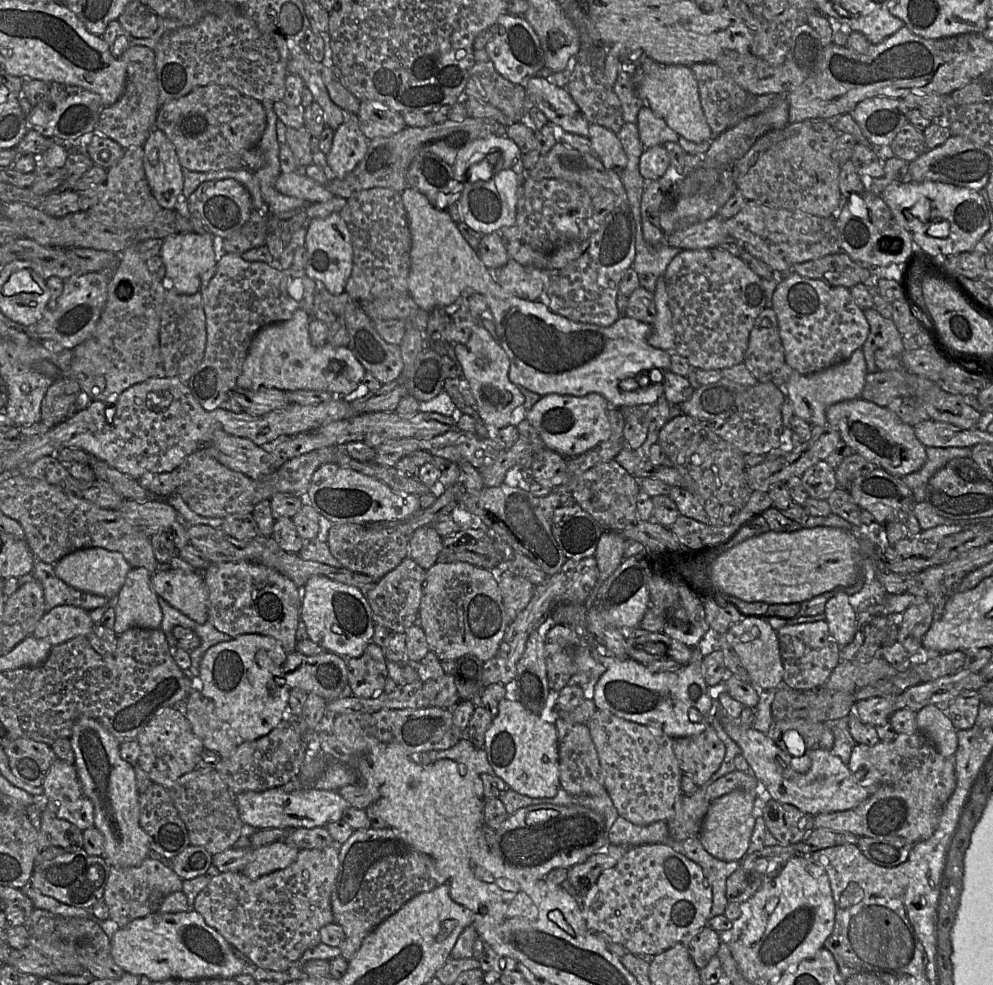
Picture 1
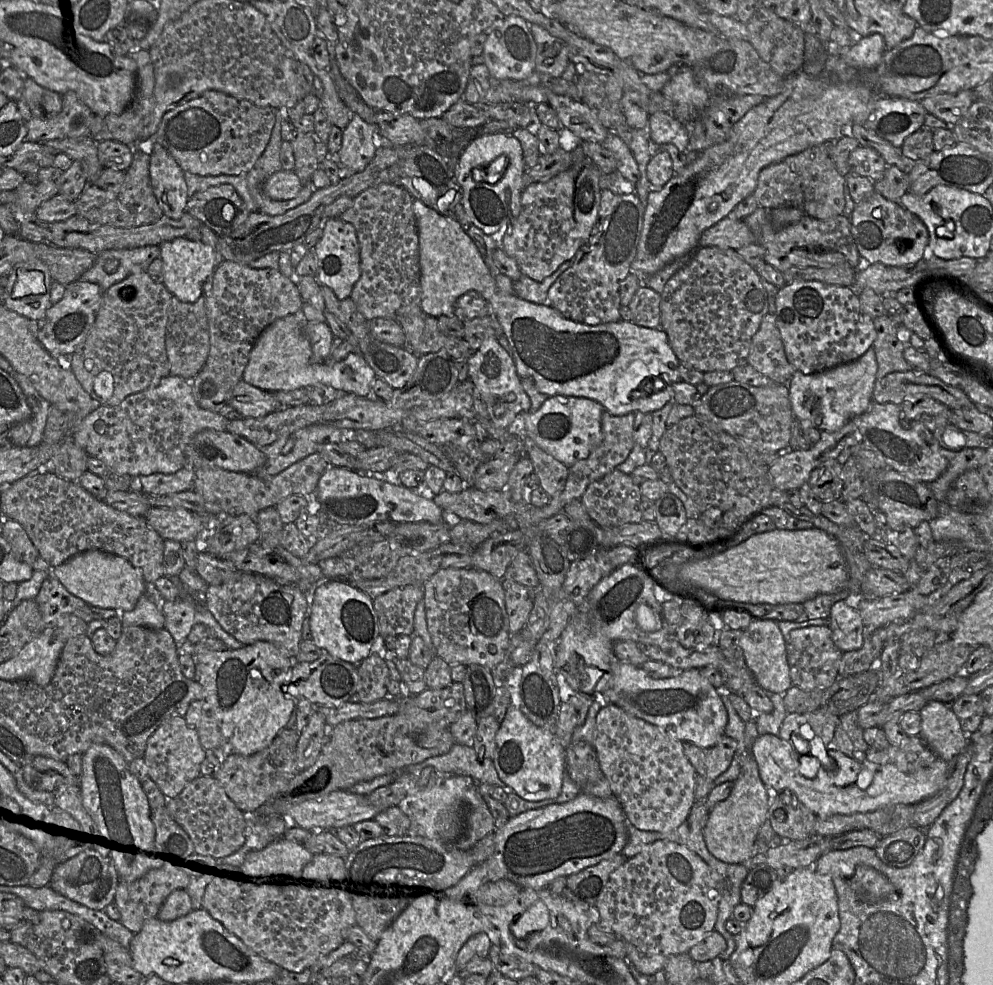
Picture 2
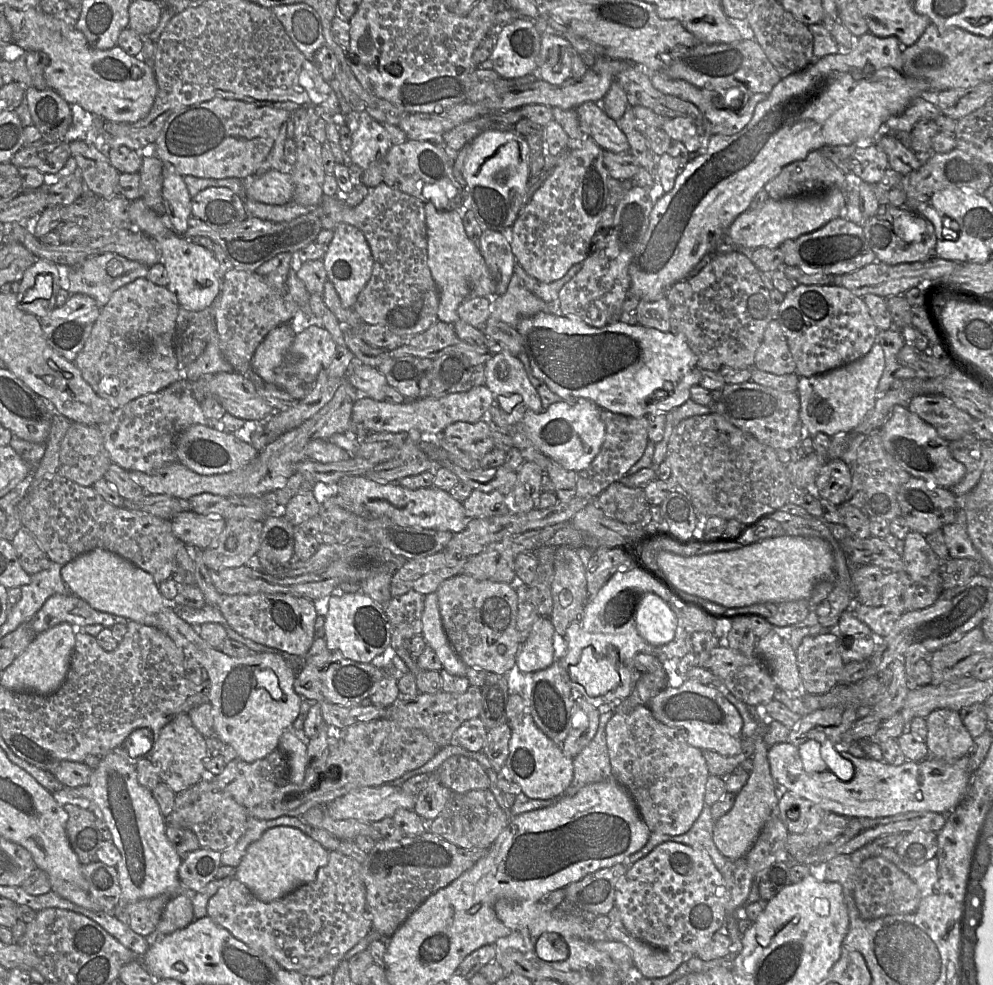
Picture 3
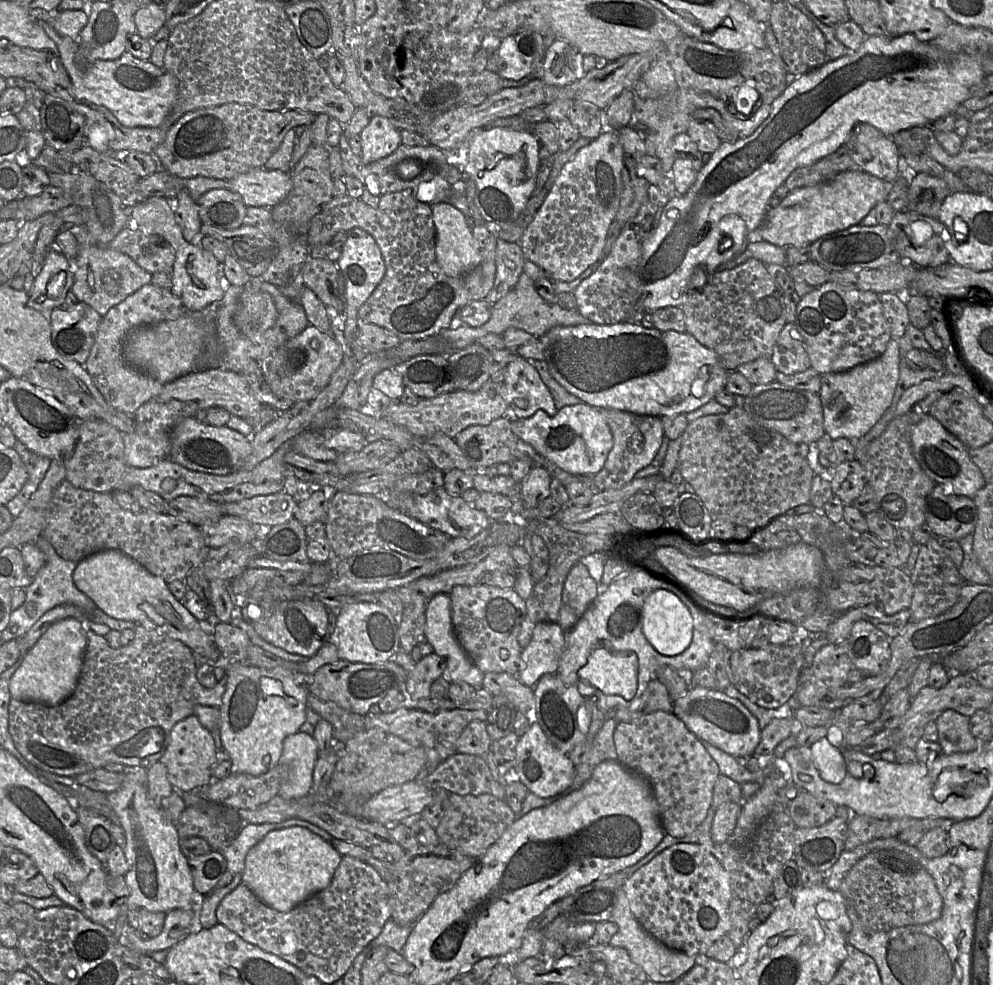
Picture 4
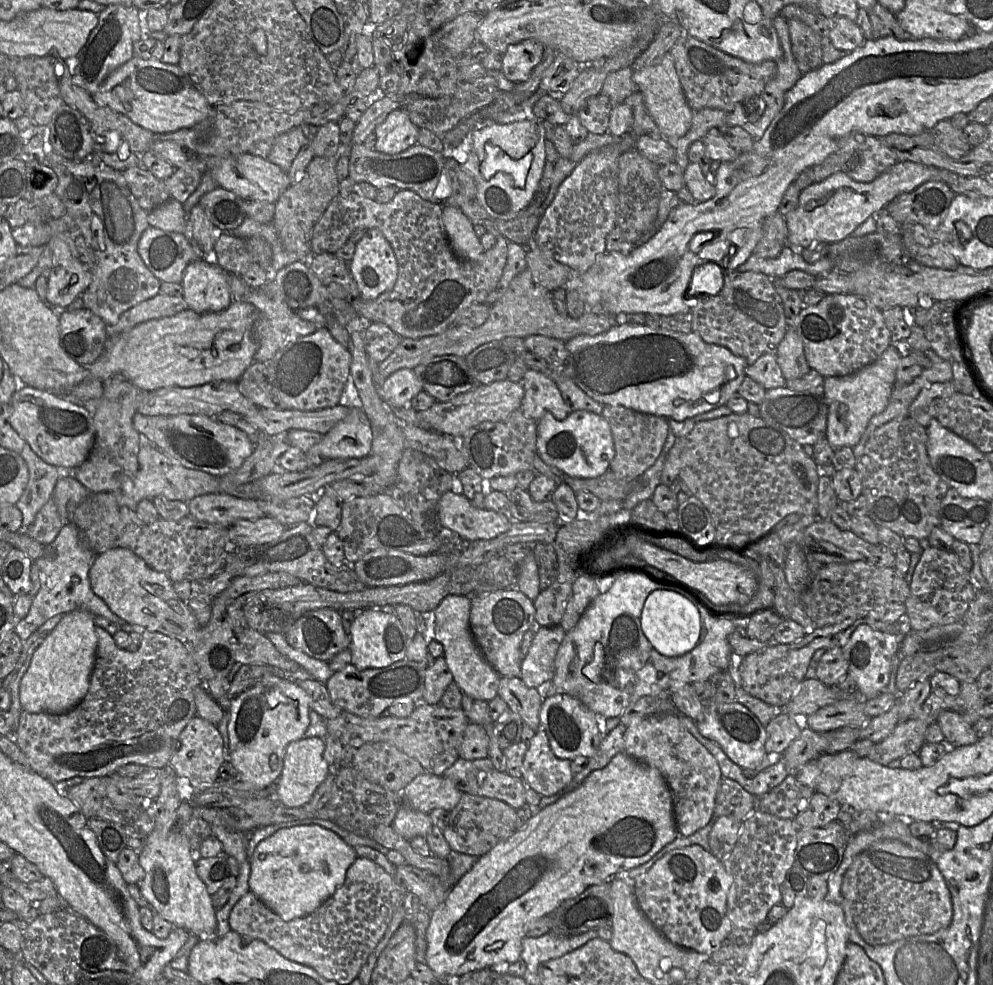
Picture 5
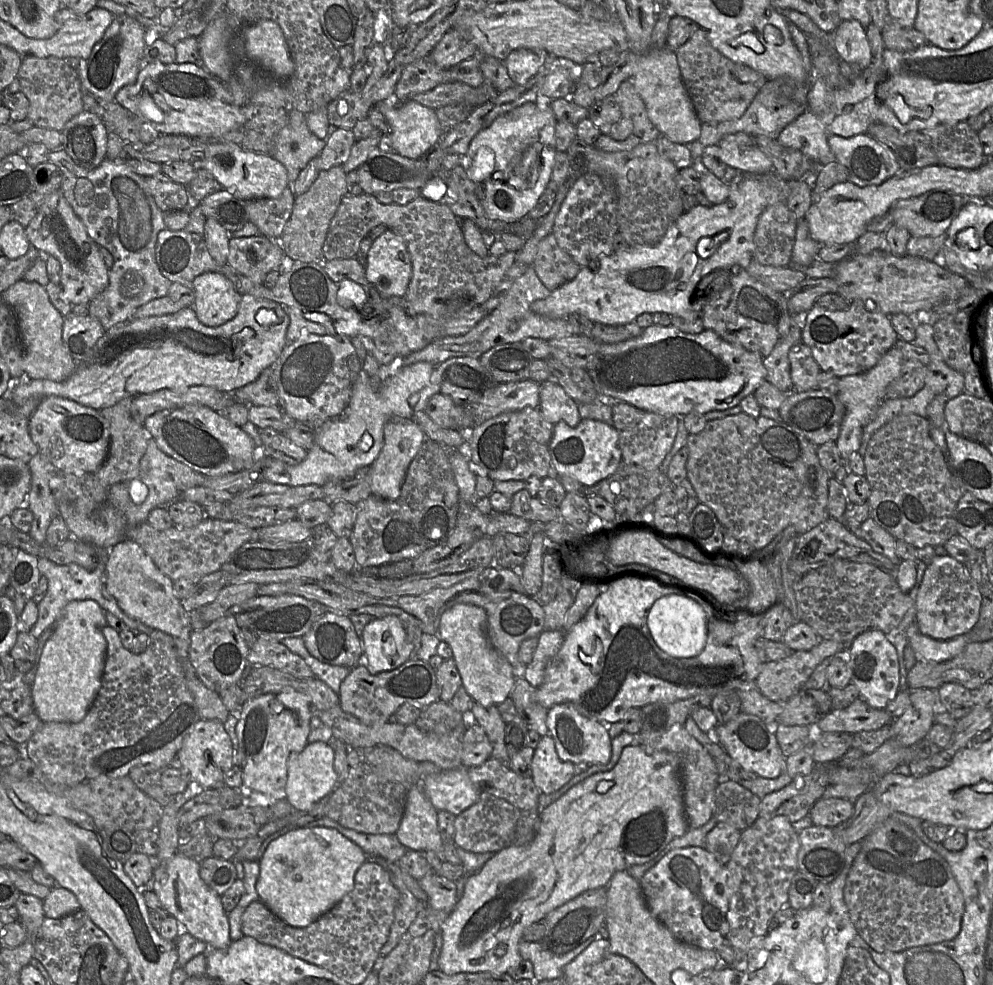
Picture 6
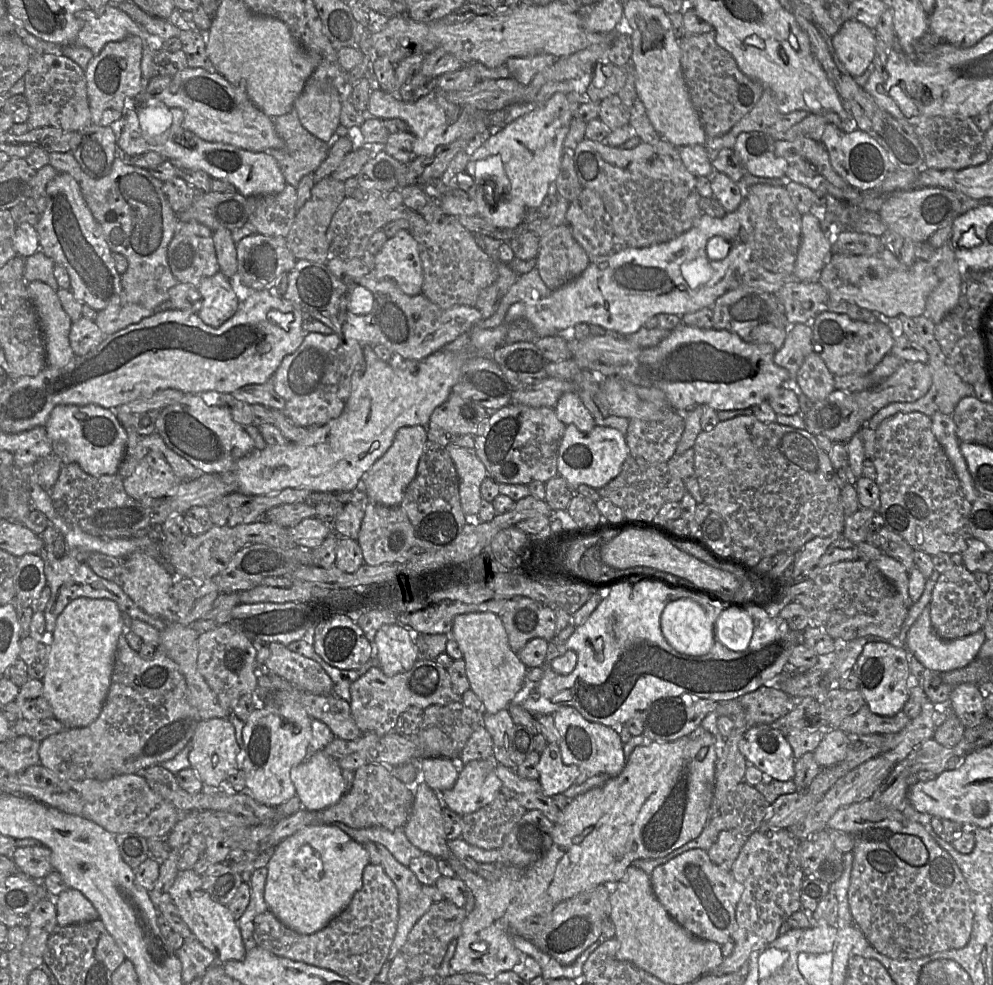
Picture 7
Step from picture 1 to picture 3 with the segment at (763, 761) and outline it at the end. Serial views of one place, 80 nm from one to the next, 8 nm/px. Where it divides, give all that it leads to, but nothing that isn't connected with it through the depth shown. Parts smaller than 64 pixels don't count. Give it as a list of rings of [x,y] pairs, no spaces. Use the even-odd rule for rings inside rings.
[[[780,722],[772,723],[772,730],[768,730],[764,735],[766,745],[766,755],[769,762],[770,773],[775,780],[780,791],[792,791],[796,795],[810,800],[819,805],[823,810],[830,813],[843,815],[851,818],[884,818],[904,814],[909,812],[931,811],[940,813],[949,813],[965,798],[968,793],[971,774],[968,771],[968,756],[956,761],[945,761],[934,756],[924,759],[920,762],[905,761],[901,765],[892,765],[884,761],[877,761],[867,756],[858,758],[843,751],[843,756],[851,761],[854,770],[850,781],[840,780],[831,770],[826,769],[821,772],[811,772],[815,766],[812,751],[819,752],[821,757],[821,748],[824,742],[815,740],[806,740],[803,744],[794,744],[785,739],[789,734],[789,728]]]

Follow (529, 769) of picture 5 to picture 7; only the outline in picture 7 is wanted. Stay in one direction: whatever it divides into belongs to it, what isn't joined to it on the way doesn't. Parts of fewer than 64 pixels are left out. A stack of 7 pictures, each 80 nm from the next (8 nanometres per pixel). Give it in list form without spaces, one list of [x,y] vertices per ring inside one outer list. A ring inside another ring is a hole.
[[[548,743],[537,765],[539,772],[538,782],[545,795],[553,797],[562,794],[575,784],[578,777],[576,765],[566,765],[561,758],[561,752],[557,744]]]

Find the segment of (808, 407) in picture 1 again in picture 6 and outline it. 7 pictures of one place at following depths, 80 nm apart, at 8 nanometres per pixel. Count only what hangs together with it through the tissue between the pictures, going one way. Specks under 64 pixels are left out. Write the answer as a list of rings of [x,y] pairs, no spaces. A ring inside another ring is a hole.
[[[893,346],[883,354],[871,369],[839,378],[836,394],[845,407],[845,414],[835,443],[843,463],[846,463],[852,453],[859,450],[863,429],[874,417],[878,407],[884,401],[887,388],[898,377],[904,359],[902,352],[896,346]]]

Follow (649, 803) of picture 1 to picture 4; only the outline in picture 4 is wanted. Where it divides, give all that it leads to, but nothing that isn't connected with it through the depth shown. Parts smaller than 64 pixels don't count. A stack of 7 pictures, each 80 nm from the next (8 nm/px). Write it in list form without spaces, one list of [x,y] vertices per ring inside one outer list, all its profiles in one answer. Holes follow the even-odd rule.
[[[654,711],[631,722],[619,722],[614,731],[614,743],[617,761],[649,784],[665,833],[674,837],[691,834],[706,818],[712,806],[713,790],[720,774],[717,762],[702,741],[672,712]]]

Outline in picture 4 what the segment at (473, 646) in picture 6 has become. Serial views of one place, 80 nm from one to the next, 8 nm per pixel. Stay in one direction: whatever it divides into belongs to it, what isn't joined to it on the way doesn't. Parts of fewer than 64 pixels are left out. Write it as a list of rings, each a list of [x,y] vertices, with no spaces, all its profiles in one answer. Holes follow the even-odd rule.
[[[437,594],[426,602],[424,636],[444,660],[450,683],[465,682],[475,689],[482,688],[484,673],[470,660],[454,634],[448,594]]]

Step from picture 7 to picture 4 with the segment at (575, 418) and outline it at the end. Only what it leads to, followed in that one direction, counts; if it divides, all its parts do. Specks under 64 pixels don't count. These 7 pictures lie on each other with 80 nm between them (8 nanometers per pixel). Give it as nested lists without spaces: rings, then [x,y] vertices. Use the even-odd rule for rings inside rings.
[[[516,357],[505,368],[501,395],[508,406],[509,418],[529,418],[538,410],[554,416],[558,412],[553,396],[535,367]]]

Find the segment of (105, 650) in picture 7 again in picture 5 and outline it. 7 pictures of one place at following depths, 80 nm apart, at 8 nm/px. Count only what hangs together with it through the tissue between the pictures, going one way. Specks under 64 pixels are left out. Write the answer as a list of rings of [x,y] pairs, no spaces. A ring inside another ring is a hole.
[[[83,609],[65,614],[34,652],[21,680],[19,699],[23,711],[61,714],[79,705],[89,690],[97,645],[95,618],[92,614]]]

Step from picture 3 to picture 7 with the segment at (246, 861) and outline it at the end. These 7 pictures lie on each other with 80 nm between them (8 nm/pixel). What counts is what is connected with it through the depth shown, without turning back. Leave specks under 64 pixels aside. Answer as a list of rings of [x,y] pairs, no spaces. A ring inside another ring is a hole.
[[[314,823],[300,829],[292,836],[281,841],[272,851],[271,858],[267,864],[267,880],[264,889],[264,899],[269,911],[271,911],[285,926],[300,934],[313,934],[320,931],[337,915],[339,915],[351,902],[353,895],[363,885],[362,874],[364,868],[369,864],[369,855],[362,844],[352,840],[346,833],[335,825]]]

